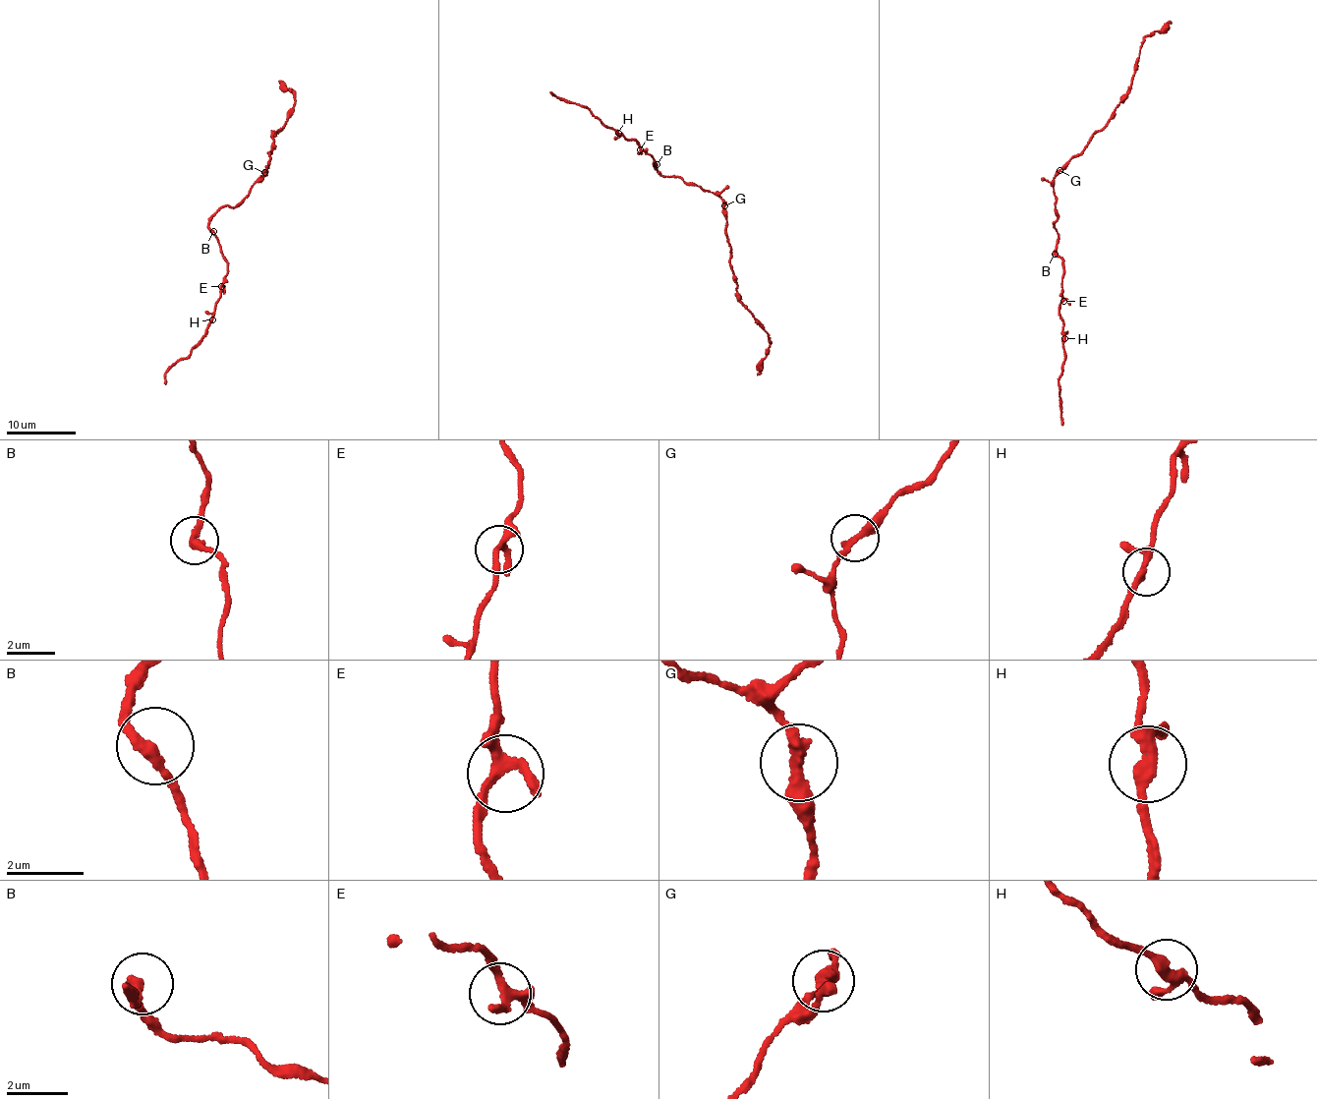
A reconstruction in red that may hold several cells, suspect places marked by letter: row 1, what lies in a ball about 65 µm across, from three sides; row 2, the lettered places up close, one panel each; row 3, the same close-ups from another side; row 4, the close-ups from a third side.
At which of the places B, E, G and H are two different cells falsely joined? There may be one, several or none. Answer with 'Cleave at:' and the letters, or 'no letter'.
Cleave at: G

